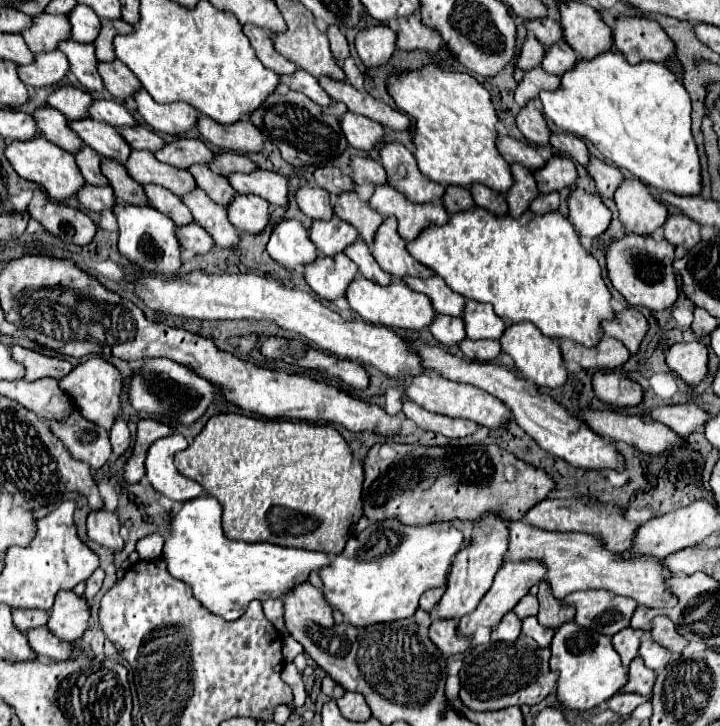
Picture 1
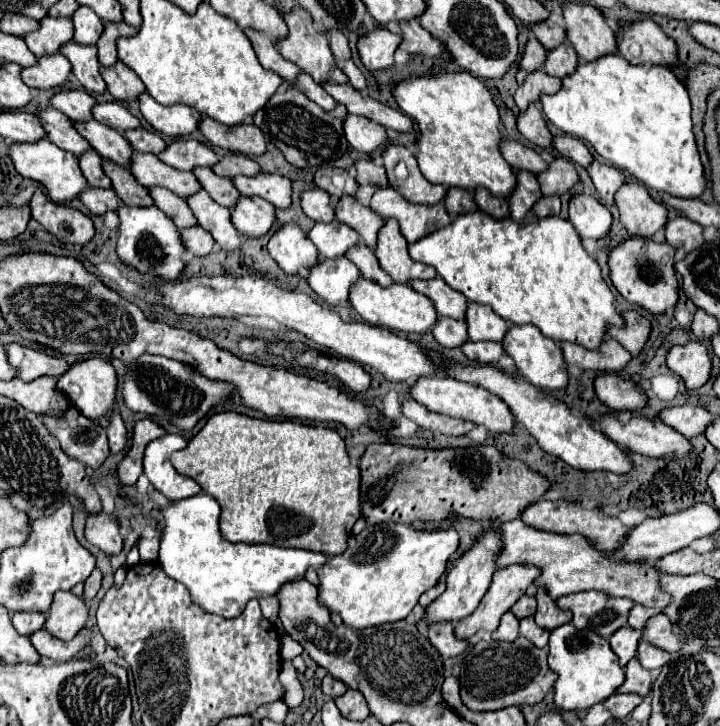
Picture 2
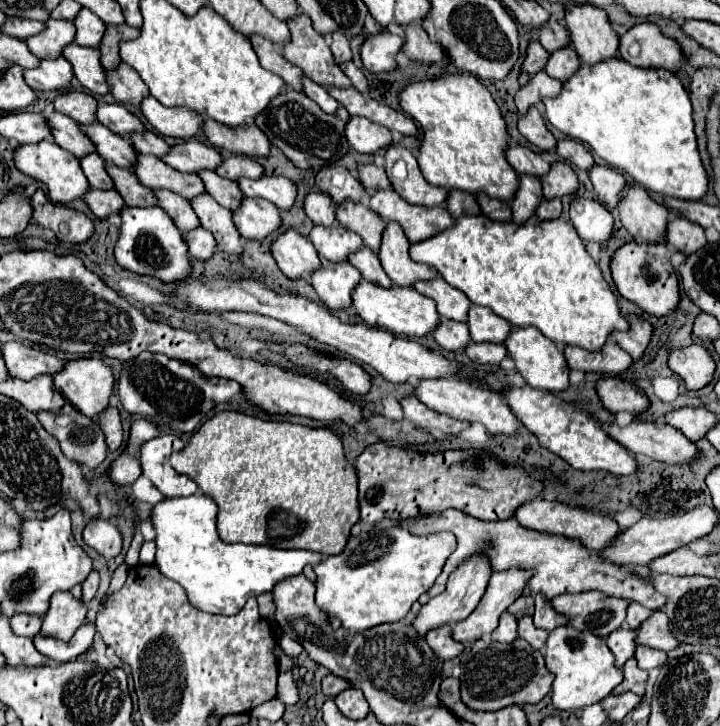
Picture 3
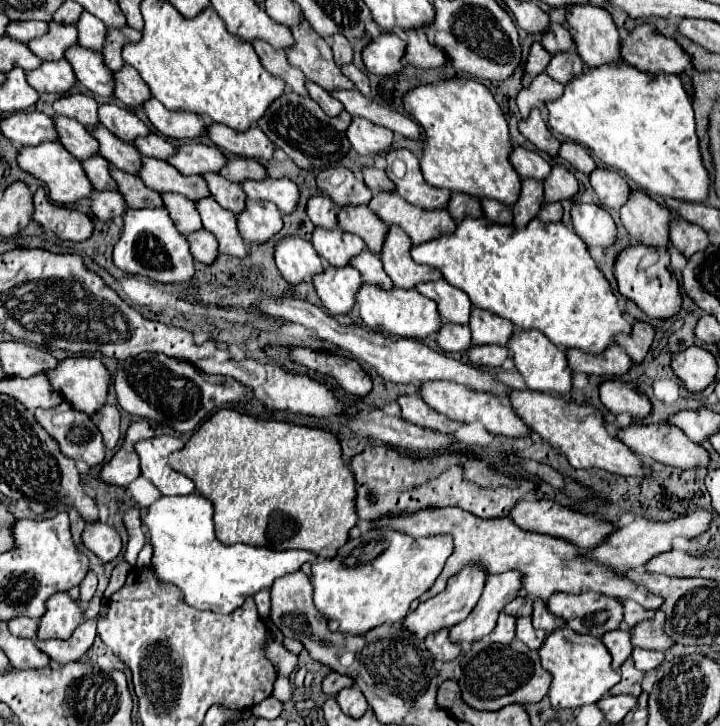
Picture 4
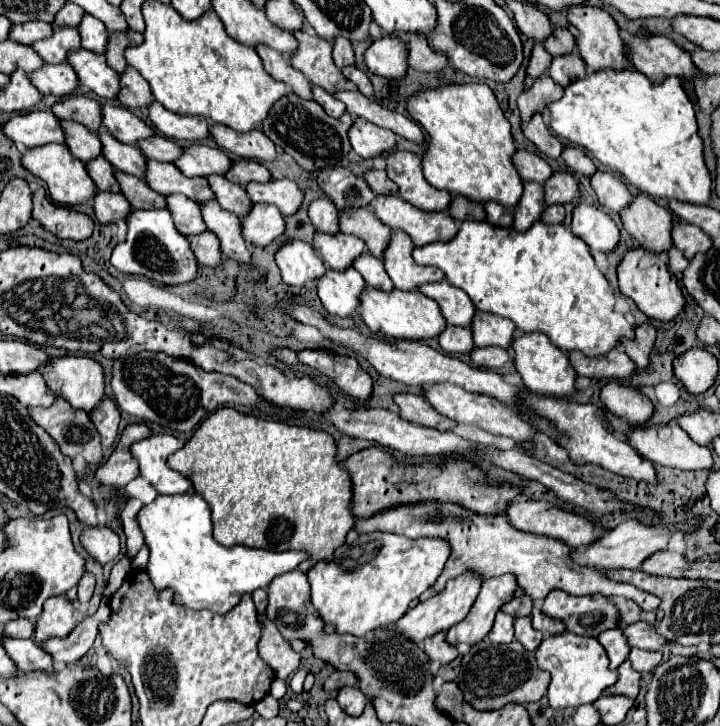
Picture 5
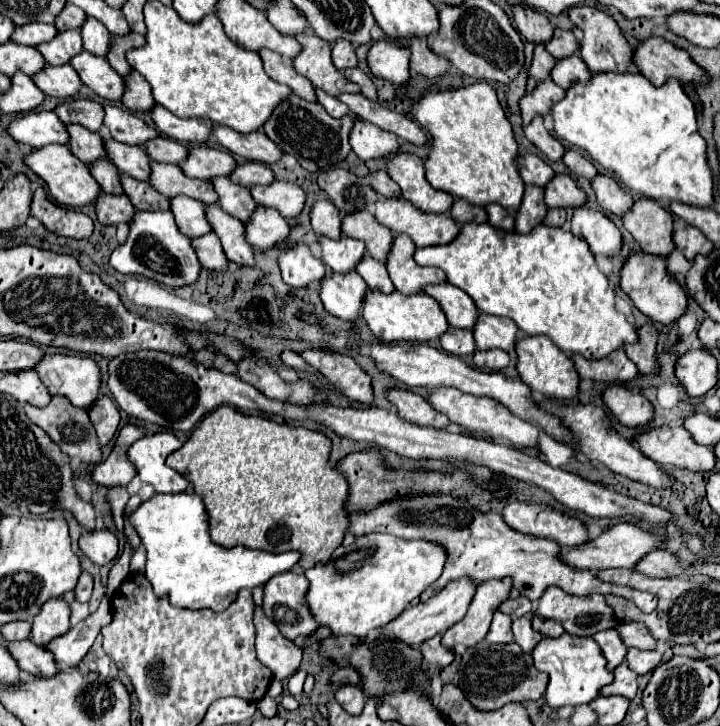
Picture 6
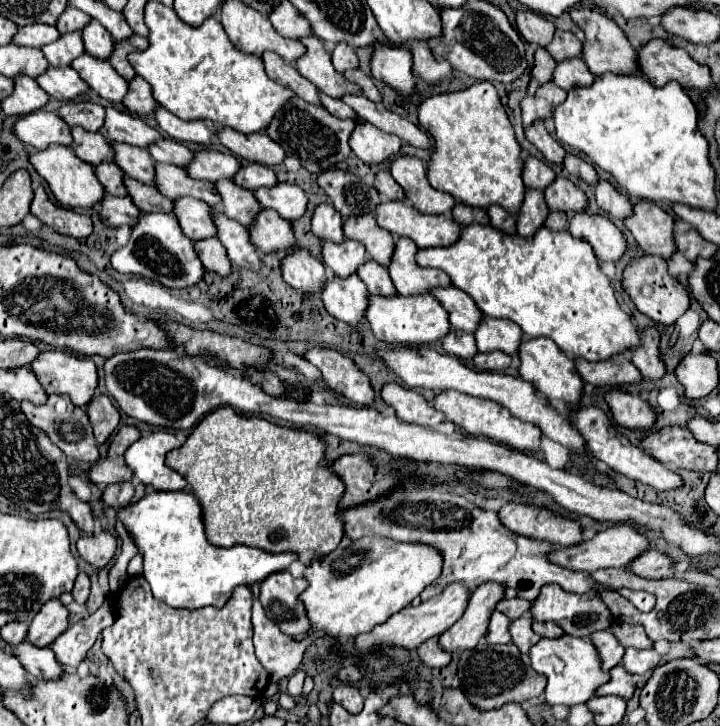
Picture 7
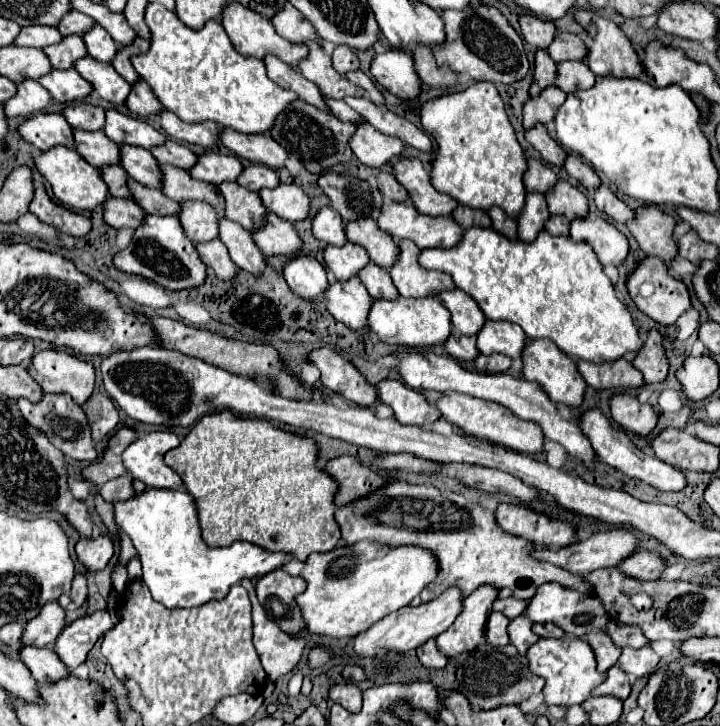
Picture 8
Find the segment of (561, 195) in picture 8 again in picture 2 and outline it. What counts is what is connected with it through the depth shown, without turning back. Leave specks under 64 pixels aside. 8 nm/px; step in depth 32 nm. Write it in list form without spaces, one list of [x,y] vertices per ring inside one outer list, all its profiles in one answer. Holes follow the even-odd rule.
[[[554,158],[544,172],[536,174],[536,178],[540,182],[540,190],[544,196],[562,194],[566,190],[572,190],[572,186],[576,186],[578,182],[574,164],[564,158]]]

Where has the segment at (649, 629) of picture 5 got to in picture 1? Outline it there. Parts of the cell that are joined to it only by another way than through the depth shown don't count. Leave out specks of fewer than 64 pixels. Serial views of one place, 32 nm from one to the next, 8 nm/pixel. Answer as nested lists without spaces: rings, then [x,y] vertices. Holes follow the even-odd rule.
[[[666,616],[654,618],[654,626],[652,626],[650,634],[652,634],[652,640],[656,640],[658,644],[662,644],[664,648],[668,648],[672,652],[682,652],[688,646],[688,640],[684,640],[676,632],[676,624],[672,624],[672,620],[668,620]]]

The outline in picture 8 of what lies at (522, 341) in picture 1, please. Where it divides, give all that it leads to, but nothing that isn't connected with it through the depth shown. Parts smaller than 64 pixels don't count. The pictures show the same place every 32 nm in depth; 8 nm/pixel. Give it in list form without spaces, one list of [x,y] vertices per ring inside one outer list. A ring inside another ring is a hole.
[[[552,340],[526,342],[526,346],[522,350],[522,362],[524,362],[522,376],[530,382],[538,382],[552,402],[564,402],[568,406],[582,404],[586,384],[584,384],[582,376],[578,374],[576,362],[572,358],[564,356],[564,352],[560,352],[560,348],[556,348],[556,344],[552,344]]]

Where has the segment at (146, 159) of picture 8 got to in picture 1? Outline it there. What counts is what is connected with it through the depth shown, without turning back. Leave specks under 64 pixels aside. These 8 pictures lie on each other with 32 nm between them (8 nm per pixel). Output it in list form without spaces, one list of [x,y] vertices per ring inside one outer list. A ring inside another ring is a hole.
[[[90,116],[82,120],[68,120],[68,126],[82,138],[84,144],[94,148],[100,156],[126,162],[130,156],[130,146],[124,142],[120,132],[110,124],[100,124]]]

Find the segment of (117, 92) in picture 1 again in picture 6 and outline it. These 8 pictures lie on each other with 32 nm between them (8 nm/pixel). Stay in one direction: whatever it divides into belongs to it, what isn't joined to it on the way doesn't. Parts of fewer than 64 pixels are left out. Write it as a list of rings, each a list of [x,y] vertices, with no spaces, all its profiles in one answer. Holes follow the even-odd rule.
[[[136,70],[124,76],[124,84],[126,84],[126,90],[120,100],[128,110],[150,110],[154,106],[148,82]]]

